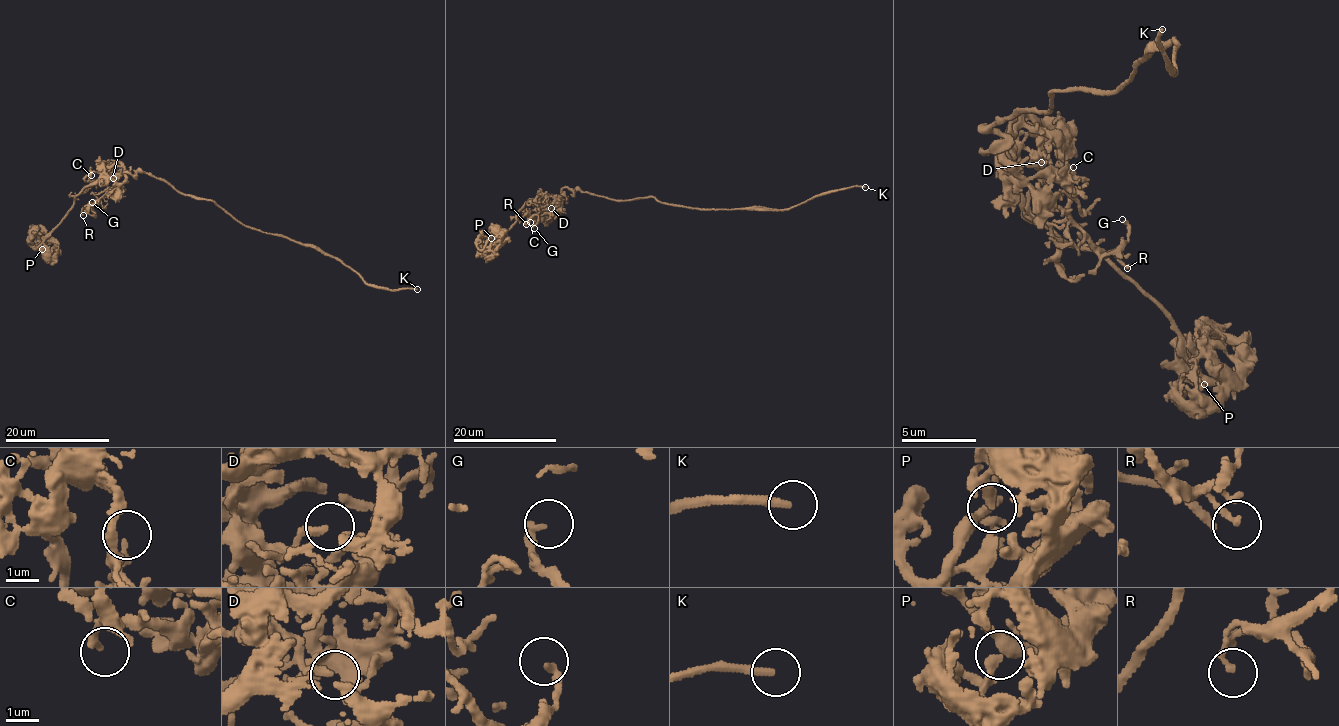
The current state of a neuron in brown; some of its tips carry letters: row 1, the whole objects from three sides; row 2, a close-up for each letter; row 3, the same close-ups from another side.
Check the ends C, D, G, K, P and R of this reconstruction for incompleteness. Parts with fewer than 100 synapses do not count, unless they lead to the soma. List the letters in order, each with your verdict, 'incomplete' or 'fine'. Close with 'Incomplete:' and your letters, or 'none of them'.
C: fine
D: fine
G: fine
K: incomplete
P: fine
R: fine
Incomplete: K

